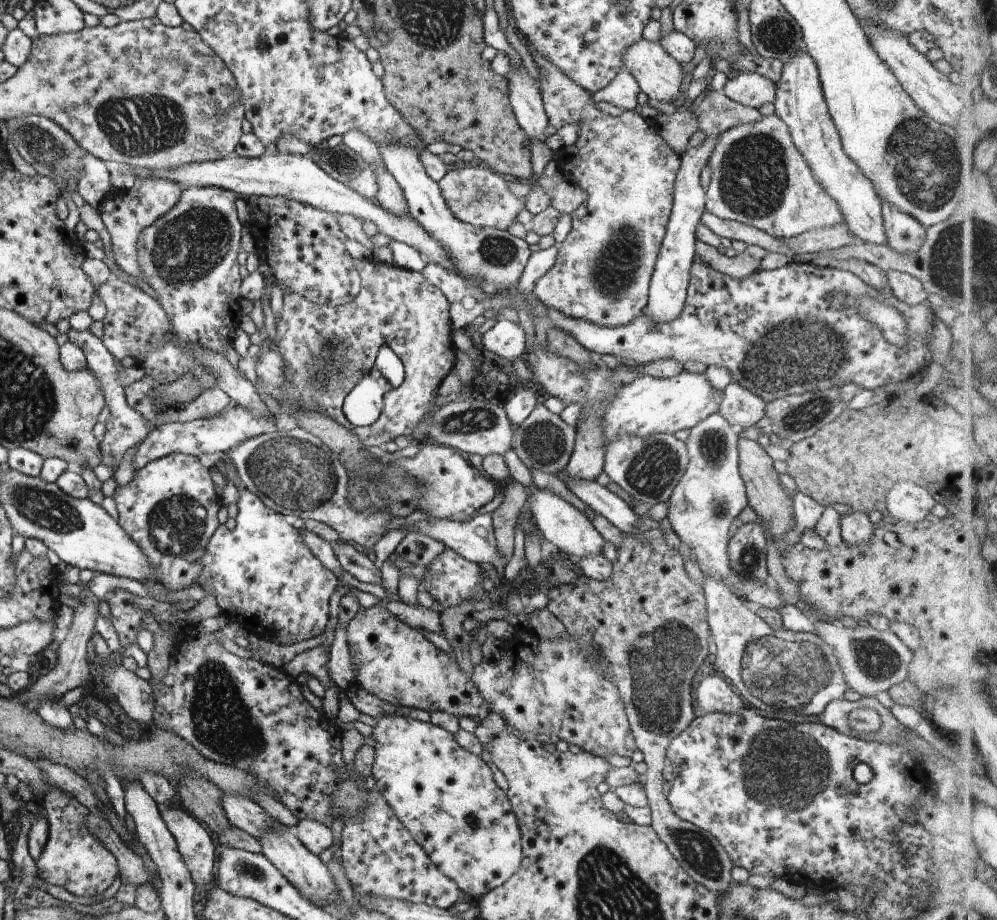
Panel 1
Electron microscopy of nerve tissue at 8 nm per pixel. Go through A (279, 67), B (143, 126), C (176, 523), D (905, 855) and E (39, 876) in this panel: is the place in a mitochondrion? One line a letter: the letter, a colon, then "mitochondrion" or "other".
A: mitochondrion
B: mitochondrion
C: mitochondrion
D: other
E: other

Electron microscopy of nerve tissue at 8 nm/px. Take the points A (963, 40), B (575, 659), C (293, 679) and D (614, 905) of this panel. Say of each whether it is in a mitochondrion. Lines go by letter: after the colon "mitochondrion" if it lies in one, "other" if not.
A: other
B: other
C: other
D: mitochondrion

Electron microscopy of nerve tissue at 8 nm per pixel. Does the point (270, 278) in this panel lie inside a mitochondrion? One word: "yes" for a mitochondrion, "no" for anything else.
no

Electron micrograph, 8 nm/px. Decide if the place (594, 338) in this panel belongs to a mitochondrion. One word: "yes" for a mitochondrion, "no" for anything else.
no

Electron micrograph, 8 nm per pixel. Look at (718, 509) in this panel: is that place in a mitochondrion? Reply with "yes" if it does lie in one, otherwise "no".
yes

